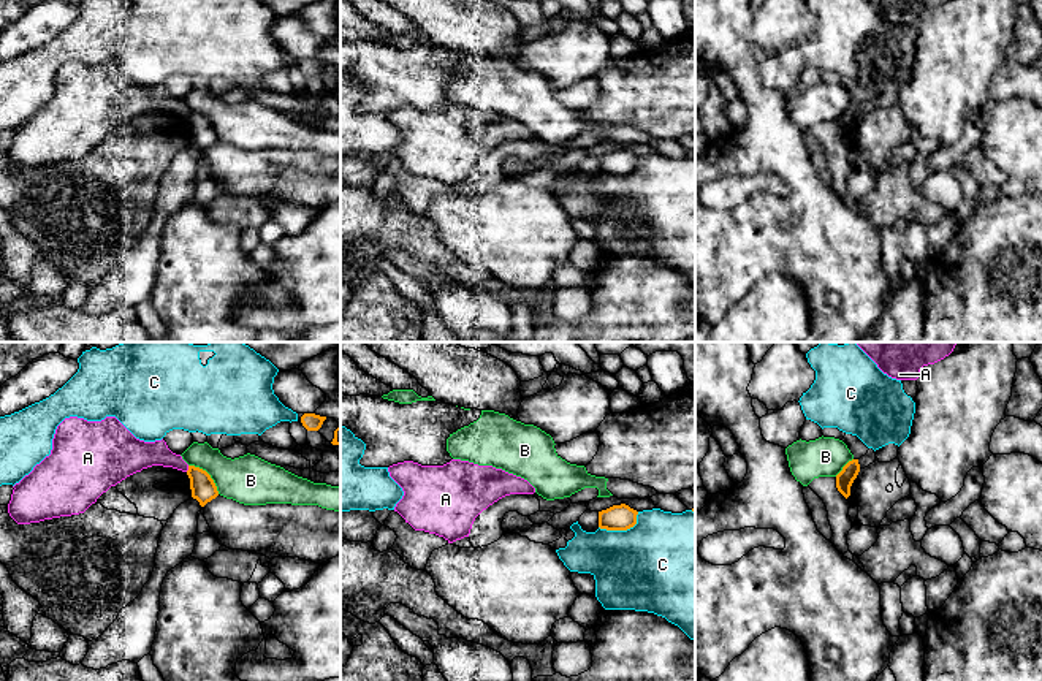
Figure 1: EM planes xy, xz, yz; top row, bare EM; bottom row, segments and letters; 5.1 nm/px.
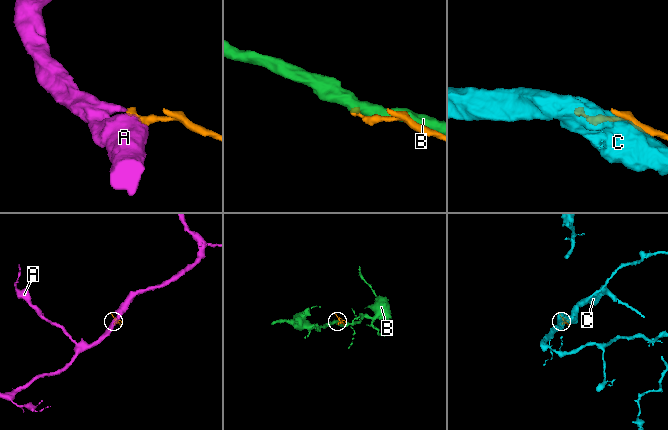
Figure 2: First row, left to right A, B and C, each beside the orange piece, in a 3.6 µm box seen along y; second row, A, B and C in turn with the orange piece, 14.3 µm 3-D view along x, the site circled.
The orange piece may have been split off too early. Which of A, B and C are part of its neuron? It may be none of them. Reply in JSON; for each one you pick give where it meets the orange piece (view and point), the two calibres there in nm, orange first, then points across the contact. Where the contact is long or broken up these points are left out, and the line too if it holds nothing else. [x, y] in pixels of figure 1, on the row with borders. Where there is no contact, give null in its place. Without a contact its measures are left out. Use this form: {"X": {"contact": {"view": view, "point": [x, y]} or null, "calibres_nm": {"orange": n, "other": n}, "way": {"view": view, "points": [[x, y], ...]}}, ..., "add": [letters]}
{"add": []}

